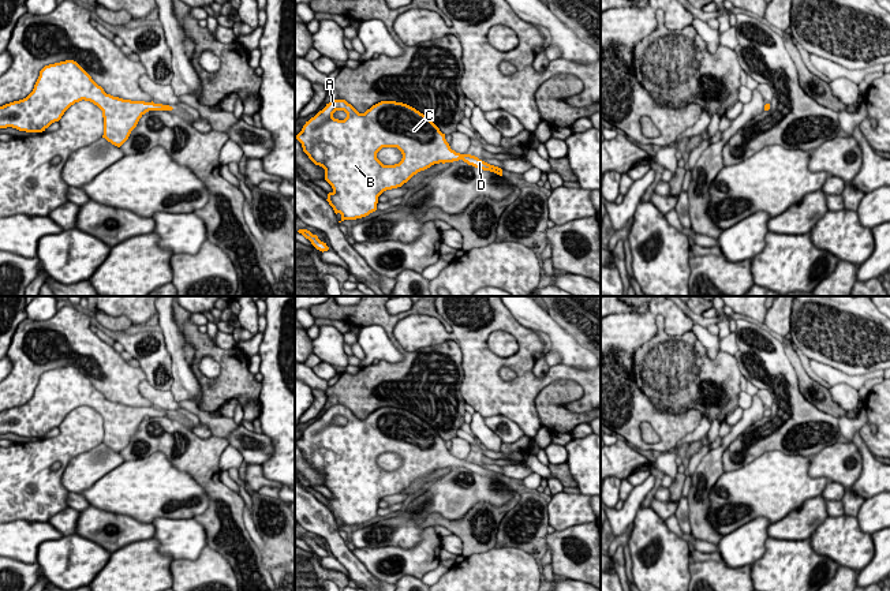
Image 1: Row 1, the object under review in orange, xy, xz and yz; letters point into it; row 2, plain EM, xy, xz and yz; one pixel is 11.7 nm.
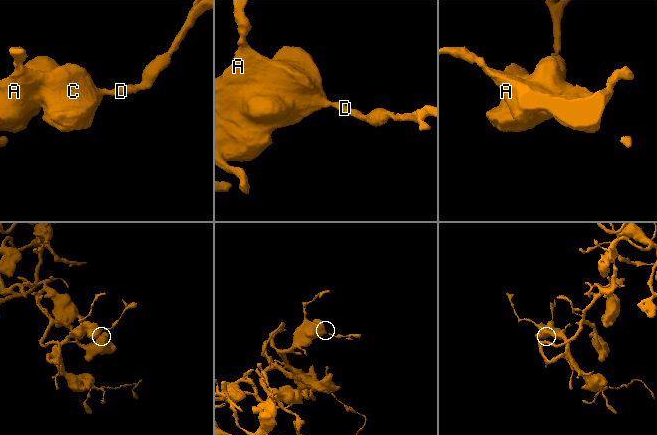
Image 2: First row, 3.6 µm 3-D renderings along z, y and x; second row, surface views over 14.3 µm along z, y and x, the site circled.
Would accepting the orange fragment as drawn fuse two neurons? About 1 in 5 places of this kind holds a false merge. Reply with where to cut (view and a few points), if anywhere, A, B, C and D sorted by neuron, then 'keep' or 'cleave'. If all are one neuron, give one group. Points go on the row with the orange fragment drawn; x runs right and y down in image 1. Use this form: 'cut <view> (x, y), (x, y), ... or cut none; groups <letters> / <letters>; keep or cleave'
cut none; groups A B C D; keep

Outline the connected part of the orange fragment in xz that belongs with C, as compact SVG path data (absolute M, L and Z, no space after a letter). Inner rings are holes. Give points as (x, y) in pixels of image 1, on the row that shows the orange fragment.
M333 100L295 138L308 158L325 169L325 180L333 188L326 201L341 214L339 222L375 212L384 191L401 187L434 164L463 160L502 176L501 168L452 150L429 117L396 101L381 101L359 113L345 100ZM382 147L397 147L401 161L384 165L377 158Z

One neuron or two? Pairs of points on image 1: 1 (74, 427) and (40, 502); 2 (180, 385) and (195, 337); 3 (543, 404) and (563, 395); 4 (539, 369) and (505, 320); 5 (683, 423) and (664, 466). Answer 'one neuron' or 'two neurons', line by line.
1: one neuron
2: two neurons
3: one neuron
4: two neurons
5: two neurons

